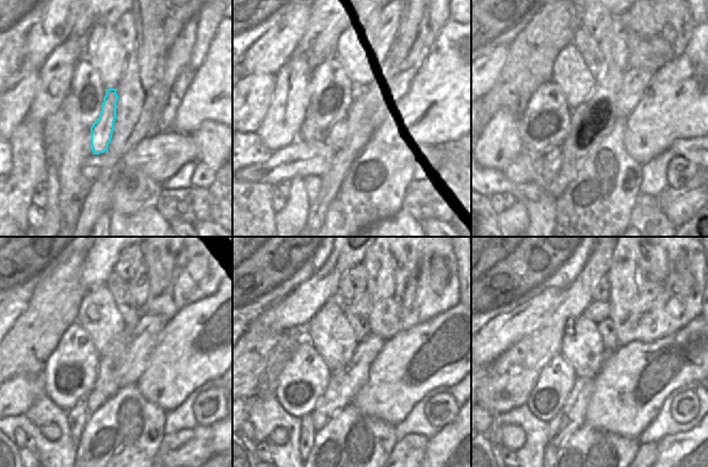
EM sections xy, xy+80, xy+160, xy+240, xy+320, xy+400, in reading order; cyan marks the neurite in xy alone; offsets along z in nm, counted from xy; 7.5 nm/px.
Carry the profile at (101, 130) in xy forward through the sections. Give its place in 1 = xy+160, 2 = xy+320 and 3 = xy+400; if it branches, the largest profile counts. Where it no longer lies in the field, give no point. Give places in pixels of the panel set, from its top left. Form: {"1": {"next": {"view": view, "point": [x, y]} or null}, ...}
{"1": {"next": {"view": "xy+160", "point": [552, 160]}}, "2": {"next": {"view": "xy+320", "point": [310, 439]}}, "3": {"next": {"view": "xy+400", "point": [550, 452]}}}

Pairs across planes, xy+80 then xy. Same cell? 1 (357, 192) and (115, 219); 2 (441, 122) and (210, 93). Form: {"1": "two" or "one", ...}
{"1": "two", "2": "one"}

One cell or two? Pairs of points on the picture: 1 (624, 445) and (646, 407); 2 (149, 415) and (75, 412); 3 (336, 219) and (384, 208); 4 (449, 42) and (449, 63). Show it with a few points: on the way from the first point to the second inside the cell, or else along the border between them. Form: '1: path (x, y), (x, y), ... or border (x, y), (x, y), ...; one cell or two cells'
1: border (604, 431), (636, 438); two cells
2: border (90, 415), (79, 438); two cells
3: border (330, 207), (339, 211), (344, 225); two cells
4: path (449, 47), (449, 58); one cell

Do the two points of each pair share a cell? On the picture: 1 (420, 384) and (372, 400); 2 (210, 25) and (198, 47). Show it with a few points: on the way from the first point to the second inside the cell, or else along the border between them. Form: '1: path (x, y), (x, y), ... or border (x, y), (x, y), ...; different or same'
1: path (408, 384), (398, 384), (384, 396); same
2: path (206, 30), (202, 42); same

